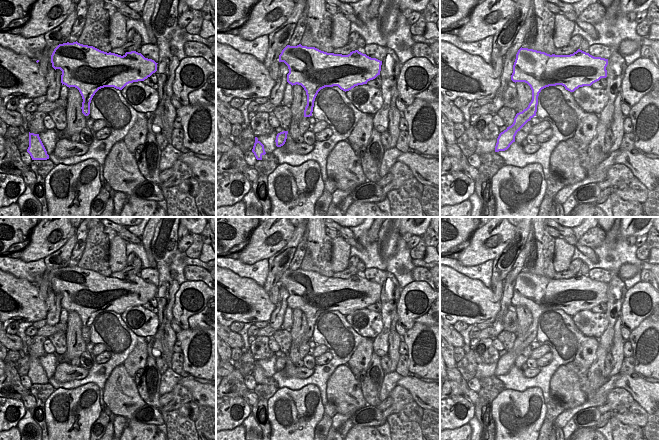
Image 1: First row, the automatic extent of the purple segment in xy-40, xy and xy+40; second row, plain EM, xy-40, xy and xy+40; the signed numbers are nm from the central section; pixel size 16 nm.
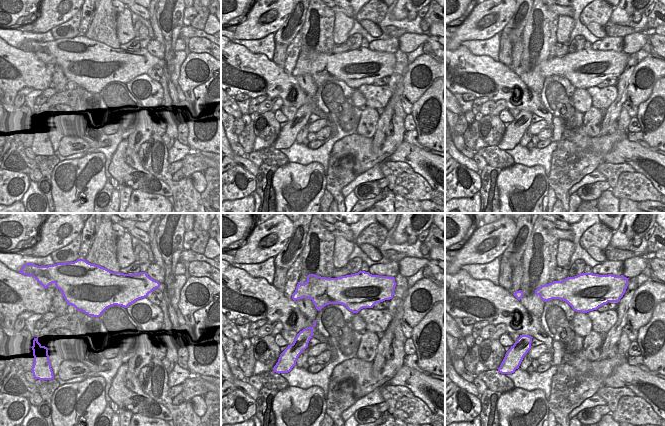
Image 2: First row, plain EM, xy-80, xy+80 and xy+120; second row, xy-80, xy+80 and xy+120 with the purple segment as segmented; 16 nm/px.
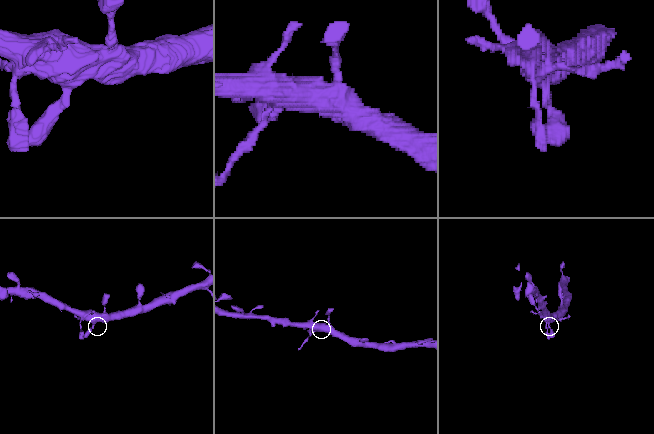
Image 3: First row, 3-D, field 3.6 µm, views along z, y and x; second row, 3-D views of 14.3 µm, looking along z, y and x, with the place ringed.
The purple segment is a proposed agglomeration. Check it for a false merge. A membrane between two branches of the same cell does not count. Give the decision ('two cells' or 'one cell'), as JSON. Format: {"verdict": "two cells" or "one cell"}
{"verdict": "one cell"}

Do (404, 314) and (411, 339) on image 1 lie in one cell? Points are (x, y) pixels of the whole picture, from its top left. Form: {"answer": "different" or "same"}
{"answer": "different"}

